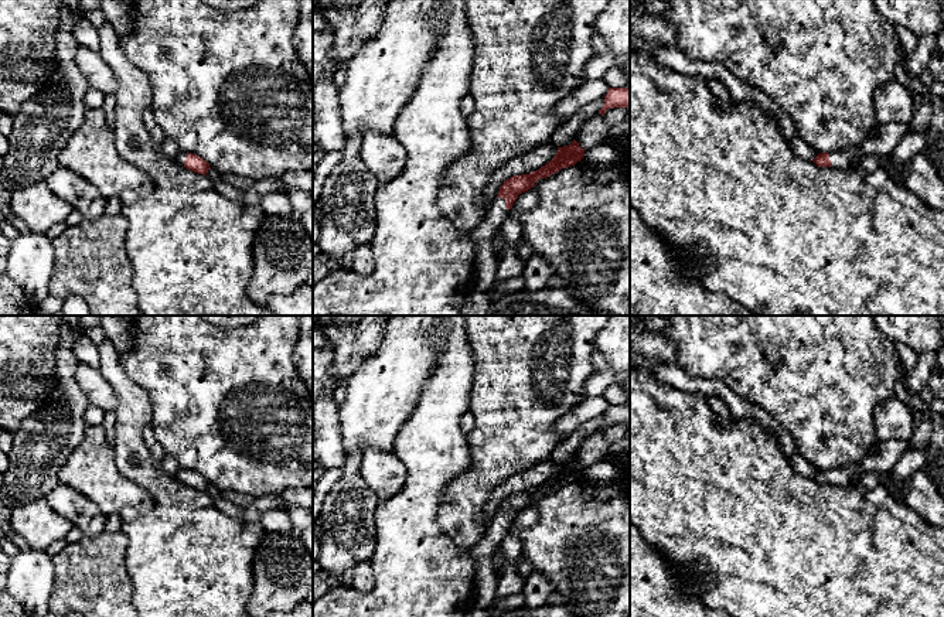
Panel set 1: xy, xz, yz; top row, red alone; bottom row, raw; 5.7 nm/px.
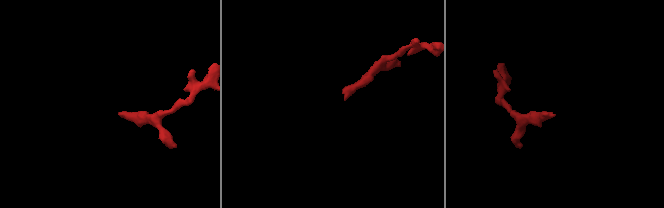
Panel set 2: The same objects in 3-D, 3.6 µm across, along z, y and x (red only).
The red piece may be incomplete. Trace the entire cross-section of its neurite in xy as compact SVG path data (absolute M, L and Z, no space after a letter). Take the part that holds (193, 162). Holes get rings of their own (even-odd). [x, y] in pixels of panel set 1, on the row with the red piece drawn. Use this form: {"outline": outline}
{"outline": "M181 151L177 157L177 161L185 168L202 175L205 175L208 170L211 168L209 164L204 158L192 153Z"}

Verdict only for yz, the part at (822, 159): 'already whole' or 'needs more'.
needs more

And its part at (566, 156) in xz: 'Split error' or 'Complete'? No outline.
Split error

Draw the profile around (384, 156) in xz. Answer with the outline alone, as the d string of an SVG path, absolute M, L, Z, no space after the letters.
M369 130L362 134L359 160L378 185L398 177L406 163L406 151L396 136Z

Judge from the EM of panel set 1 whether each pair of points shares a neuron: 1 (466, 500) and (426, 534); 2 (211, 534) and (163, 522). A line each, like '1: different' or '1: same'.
1: different
2: same

